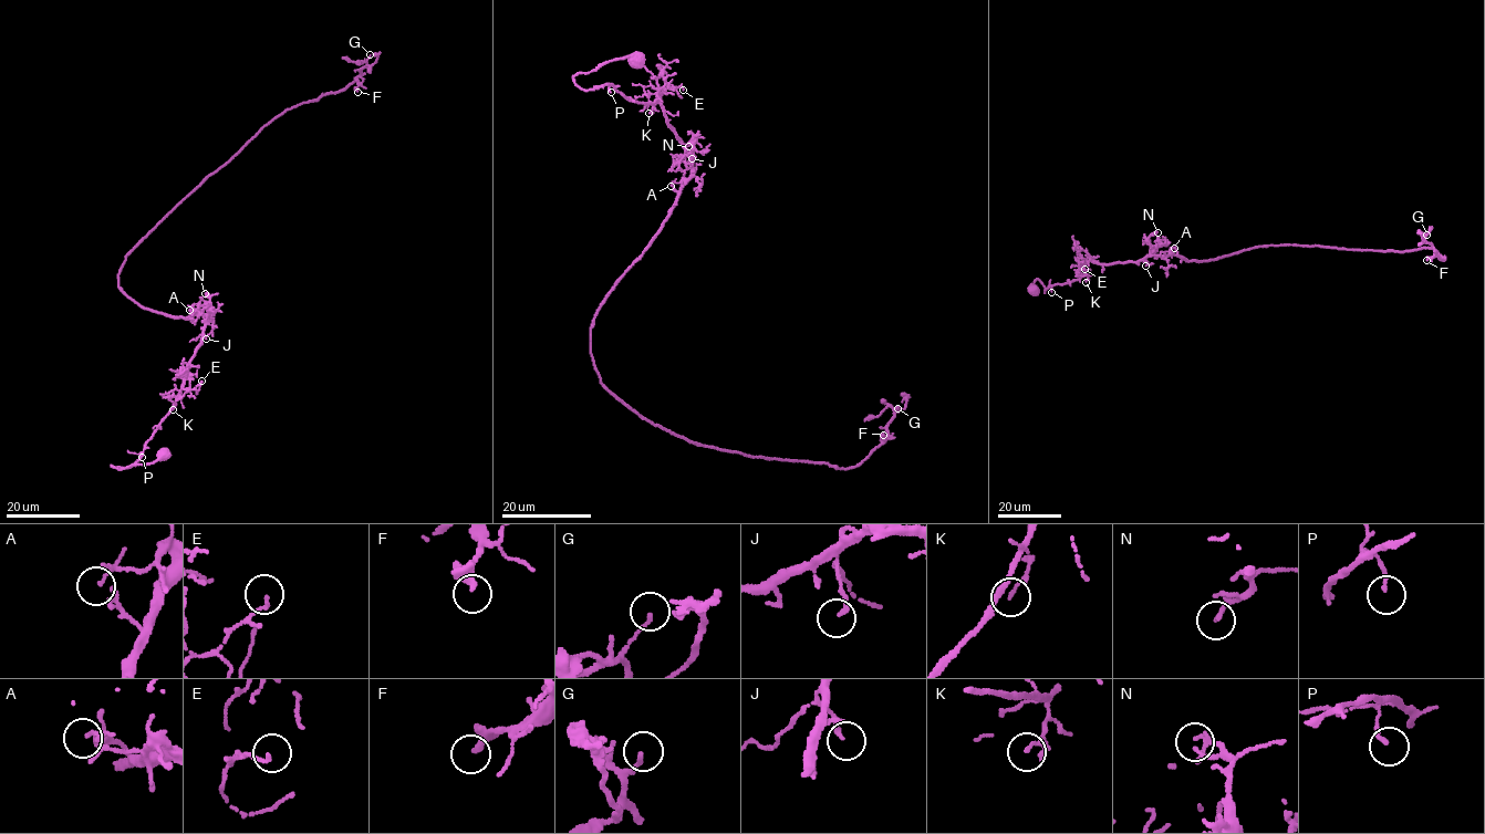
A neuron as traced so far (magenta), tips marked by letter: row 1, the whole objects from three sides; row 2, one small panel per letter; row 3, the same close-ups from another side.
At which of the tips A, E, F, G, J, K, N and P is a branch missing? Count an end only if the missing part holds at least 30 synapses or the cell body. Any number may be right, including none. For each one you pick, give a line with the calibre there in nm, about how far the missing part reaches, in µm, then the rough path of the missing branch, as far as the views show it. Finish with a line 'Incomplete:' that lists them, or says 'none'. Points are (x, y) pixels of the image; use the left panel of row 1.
N: 100 nm thick; about 10 µm are missing; missing branch runs (205, 293), (193, 294), (184, 287)
Incomplete: N

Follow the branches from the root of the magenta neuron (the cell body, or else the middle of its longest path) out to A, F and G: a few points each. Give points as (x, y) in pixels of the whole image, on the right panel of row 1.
A: (1032, 291), (1028, 287), (1037, 279), (1044, 292), (1079, 278), (1089, 261), (1135, 262), (1165, 256), (1174, 248)
F: (1032, 291), (1079, 278), (1089, 261), (1205, 261), (1268, 246), (1433, 248), (1445, 260), (1426, 260)
G: (1032, 291), (1079, 278), (1089, 261), (1205, 261), (1268, 246), (1433, 248), (1444, 261), (1426, 235)

